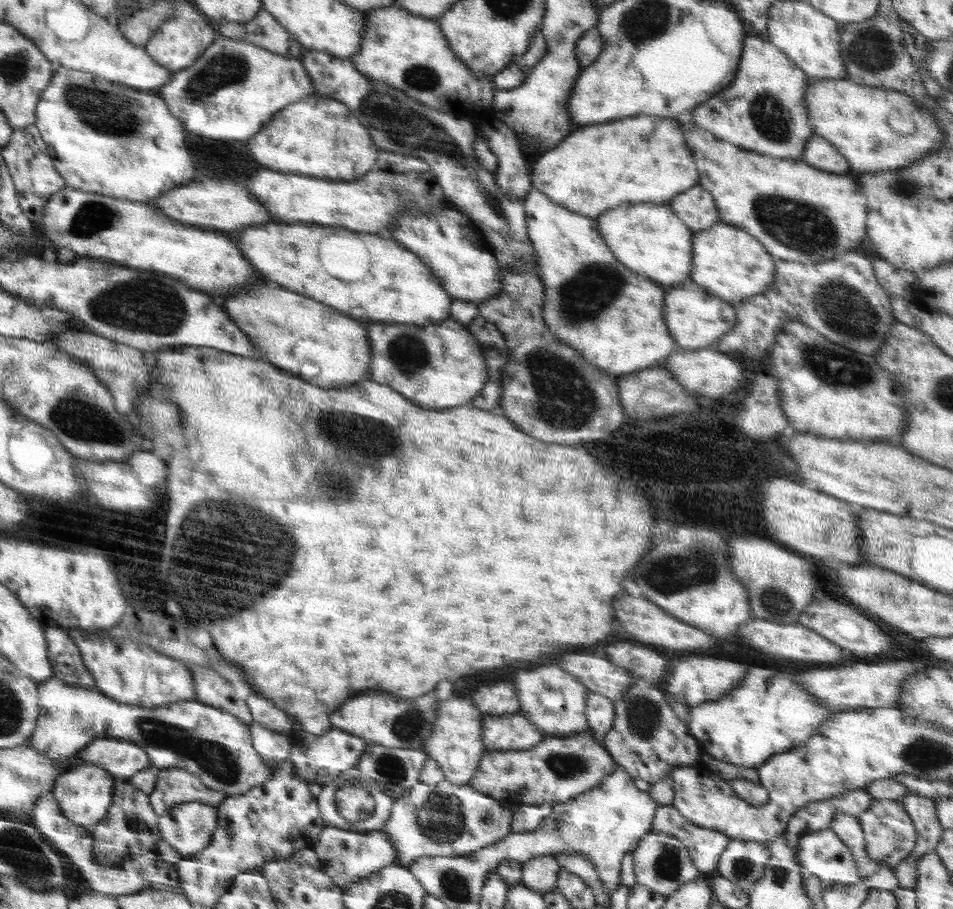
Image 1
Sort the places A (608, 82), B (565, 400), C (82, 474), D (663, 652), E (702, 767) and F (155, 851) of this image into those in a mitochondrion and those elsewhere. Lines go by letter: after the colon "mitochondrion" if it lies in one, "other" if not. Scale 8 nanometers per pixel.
A: other
B: mitochondrion
C: other
D: other
E: other
F: other

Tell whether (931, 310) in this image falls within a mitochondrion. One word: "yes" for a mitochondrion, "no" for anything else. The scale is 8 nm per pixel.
no

